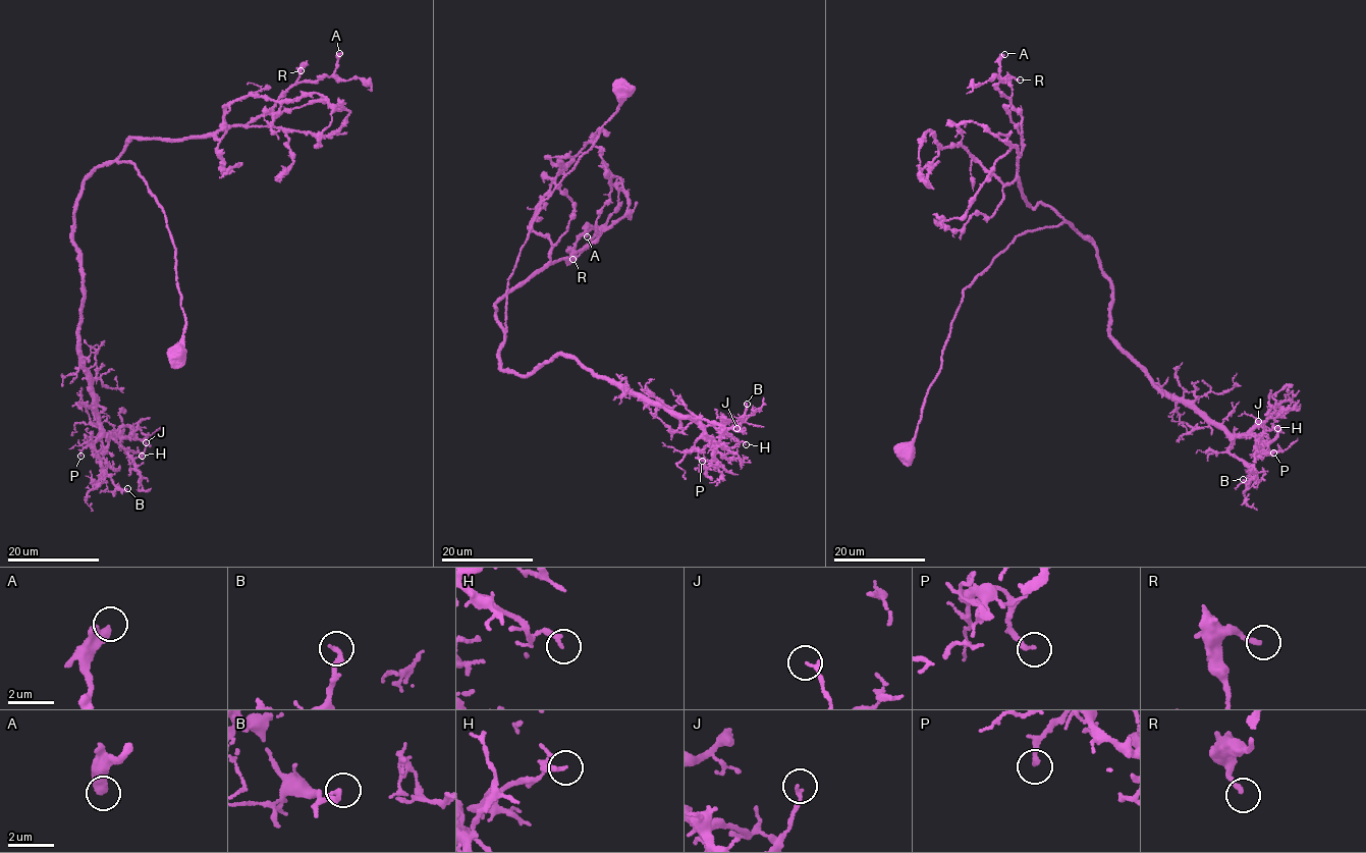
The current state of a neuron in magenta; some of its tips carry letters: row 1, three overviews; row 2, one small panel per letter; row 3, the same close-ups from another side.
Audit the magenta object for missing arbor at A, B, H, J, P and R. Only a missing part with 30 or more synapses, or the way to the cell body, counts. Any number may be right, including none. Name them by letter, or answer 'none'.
none

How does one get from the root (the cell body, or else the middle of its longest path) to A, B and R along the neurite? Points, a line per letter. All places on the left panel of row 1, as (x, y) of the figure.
A: (179, 356), (165, 212), (133, 164), (116, 160), (130, 138), (247, 125), (296, 84), (331, 75), (339, 53)
B: (179, 356), (165, 212), (133, 164), (104, 164), (73, 217), (78, 339), (96, 449), (127, 488)
R: (179, 356), (185, 317), (165, 212), (133, 164), (116, 160), (130, 138), (206, 138), (247, 125), (301, 70)

